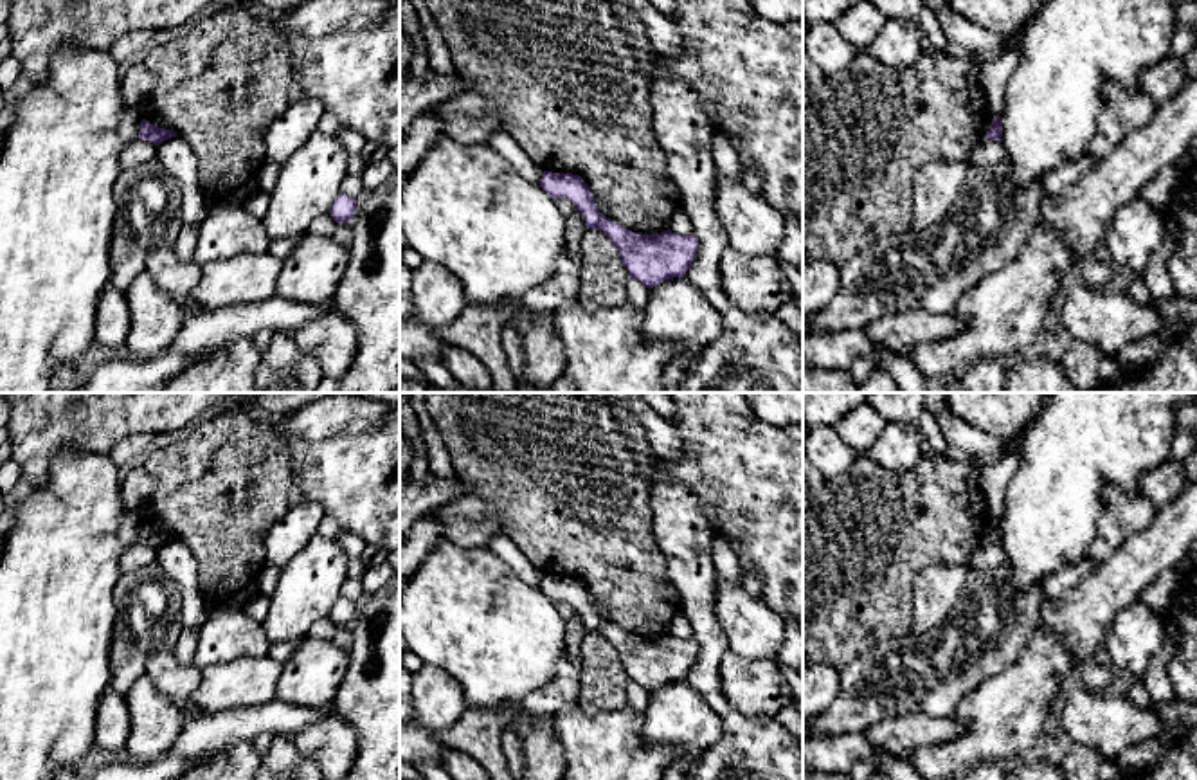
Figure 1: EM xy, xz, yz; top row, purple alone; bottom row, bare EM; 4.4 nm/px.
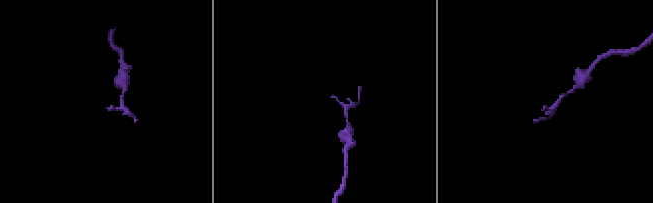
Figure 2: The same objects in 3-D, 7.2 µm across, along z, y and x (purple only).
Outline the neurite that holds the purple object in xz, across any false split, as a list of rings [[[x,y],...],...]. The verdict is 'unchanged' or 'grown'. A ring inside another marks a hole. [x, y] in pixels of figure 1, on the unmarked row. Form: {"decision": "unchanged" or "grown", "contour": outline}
{"decision": "unchanged", "contour": [[[544,575],[540,591],[551,602],[567,602],[583,618],[587,632],[603,634],[619,654],[621,665],[632,683],[648,692],[673,681],[684,681],[698,654],[695,638],[675,638],[670,632],[661,638],[632,636],[603,620],[581,580],[572,576]]]}

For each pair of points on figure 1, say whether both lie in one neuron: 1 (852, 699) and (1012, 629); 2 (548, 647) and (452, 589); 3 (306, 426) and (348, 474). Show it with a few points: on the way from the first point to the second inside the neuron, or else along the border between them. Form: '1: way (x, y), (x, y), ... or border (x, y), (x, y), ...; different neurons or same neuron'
1: way (891, 680), (906, 674), (933, 672), (972, 643); same neuron
2: way (524, 640), (501, 638), (476, 613); same neuron
3: border (360, 433), (335, 433), (308, 445); different neurons

